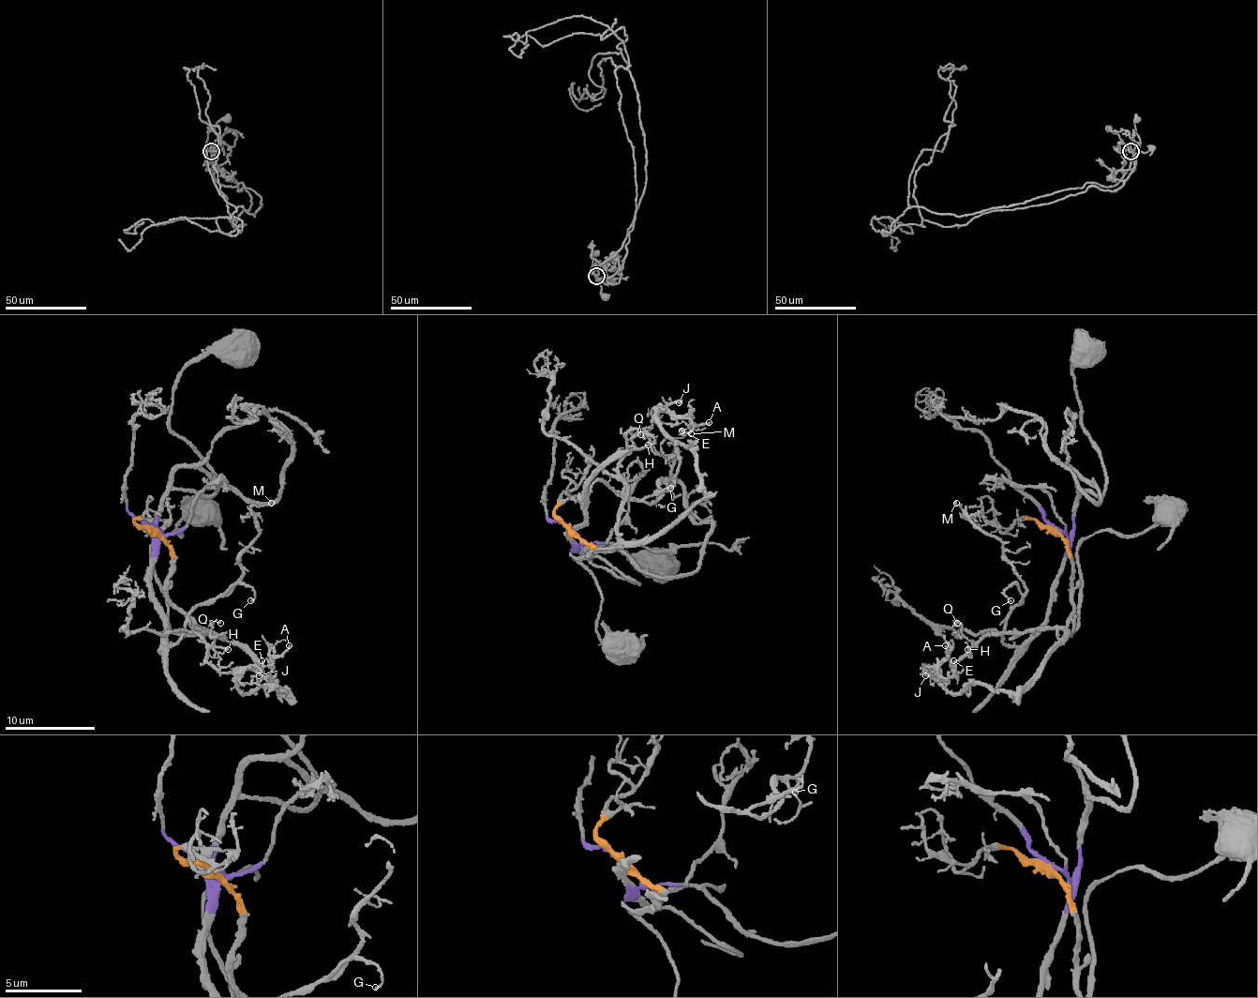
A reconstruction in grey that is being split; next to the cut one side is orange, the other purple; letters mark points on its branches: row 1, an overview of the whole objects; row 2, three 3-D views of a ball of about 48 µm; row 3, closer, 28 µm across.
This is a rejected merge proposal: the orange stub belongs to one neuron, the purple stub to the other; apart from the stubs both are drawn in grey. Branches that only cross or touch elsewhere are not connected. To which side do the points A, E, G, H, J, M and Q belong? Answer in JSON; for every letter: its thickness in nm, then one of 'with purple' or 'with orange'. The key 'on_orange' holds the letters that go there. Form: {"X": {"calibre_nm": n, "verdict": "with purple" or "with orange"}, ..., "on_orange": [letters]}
{"A": {"calibre_nm": 160, "verdict": "with orange"}, "E": {"calibre_nm": 160, "verdict": "with orange"}, "G": {"calibre_nm": 140, "verdict": "with purple"}, "H": {"calibre_nm": 160, "verdict": "with orange"}, "J": {"calibre_nm": 180, "verdict": "with orange"}, "M": {"calibre_nm": 110, "verdict": "with purple"}, "Q": {"calibre_nm": 130, "verdict": "with orange"}, "on_orange": ["A", "E", "H", "J", "Q"]}

